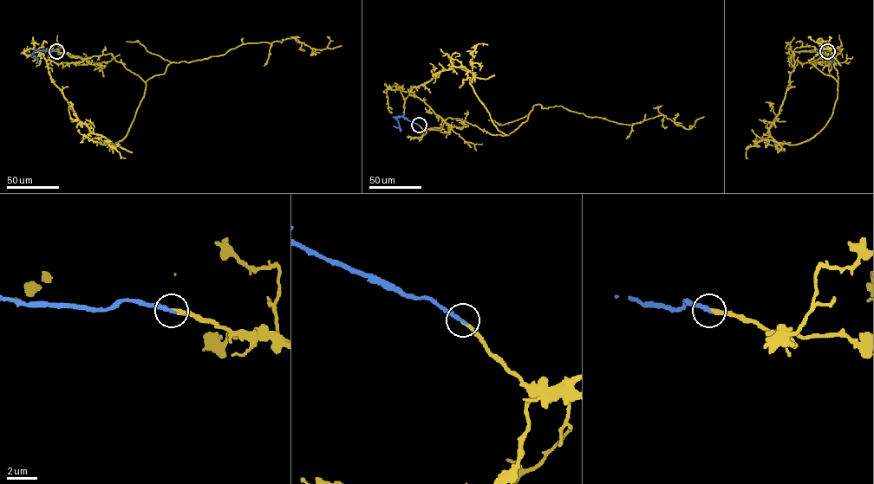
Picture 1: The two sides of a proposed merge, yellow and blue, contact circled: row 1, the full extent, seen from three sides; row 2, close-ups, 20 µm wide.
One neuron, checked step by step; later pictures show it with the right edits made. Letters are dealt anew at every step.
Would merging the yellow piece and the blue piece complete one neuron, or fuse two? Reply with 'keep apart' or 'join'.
join

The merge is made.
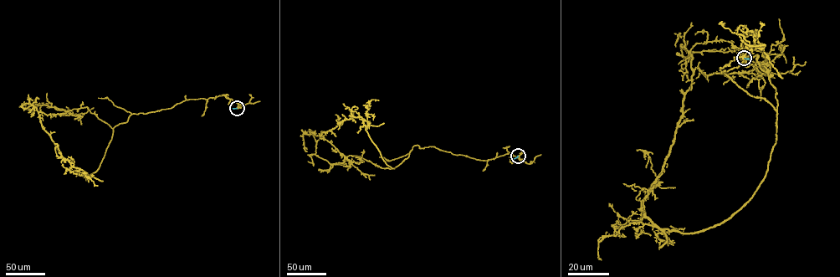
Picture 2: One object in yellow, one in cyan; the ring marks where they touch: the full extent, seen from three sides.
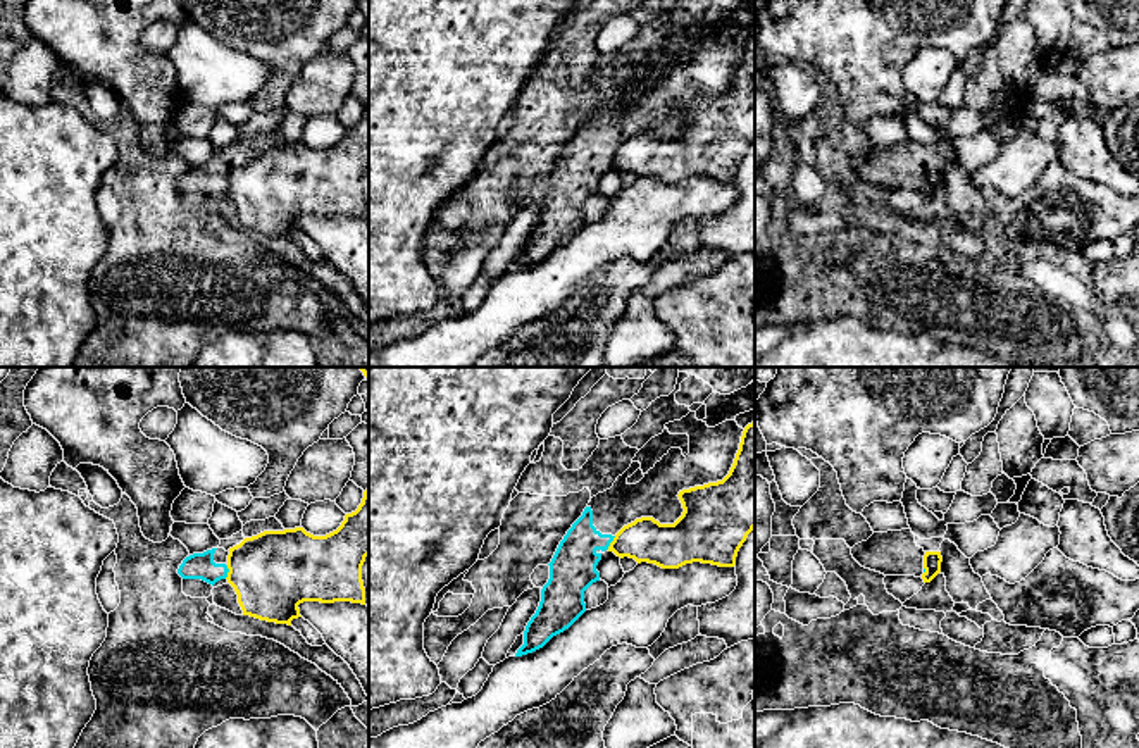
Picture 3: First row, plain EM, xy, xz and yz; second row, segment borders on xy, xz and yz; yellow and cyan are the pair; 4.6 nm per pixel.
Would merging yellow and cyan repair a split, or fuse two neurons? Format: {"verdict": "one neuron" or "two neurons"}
{"verdict": "two neurons"}

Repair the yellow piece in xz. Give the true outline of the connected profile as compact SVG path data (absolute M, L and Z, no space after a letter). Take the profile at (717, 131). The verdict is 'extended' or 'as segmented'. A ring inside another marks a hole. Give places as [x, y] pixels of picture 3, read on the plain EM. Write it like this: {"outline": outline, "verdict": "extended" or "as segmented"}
{"outline": "M755 34L744 41L734 78L722 95L682 103L677 110L684 126L674 138L660 138L653 131L636 133L615 148L608 165L662 183L693 176L734 181L739 162L755 143Z", "verdict": "as segmented"}

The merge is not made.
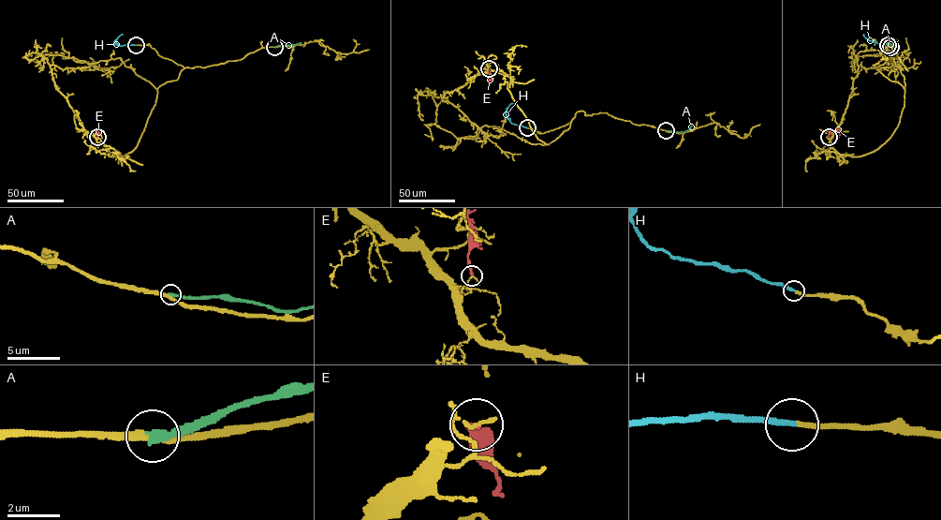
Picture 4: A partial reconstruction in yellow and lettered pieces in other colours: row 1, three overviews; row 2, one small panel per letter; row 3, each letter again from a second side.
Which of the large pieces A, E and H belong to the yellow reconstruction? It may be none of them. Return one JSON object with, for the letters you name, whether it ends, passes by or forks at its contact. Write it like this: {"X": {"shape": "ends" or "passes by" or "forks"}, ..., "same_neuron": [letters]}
{"H": {"shape": "ends"}, "same_neuron": ["H"]}

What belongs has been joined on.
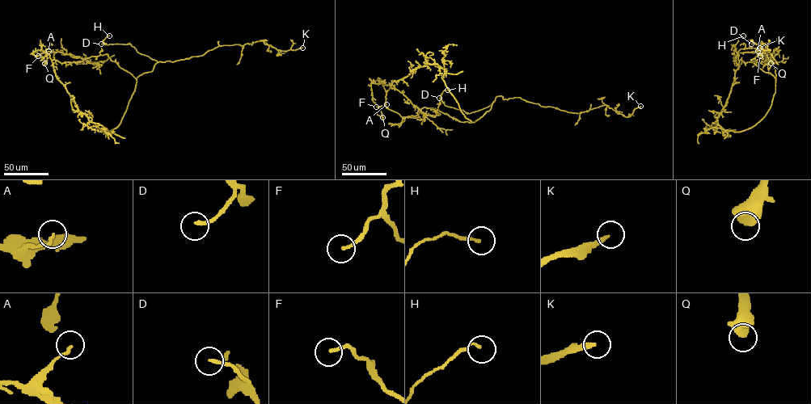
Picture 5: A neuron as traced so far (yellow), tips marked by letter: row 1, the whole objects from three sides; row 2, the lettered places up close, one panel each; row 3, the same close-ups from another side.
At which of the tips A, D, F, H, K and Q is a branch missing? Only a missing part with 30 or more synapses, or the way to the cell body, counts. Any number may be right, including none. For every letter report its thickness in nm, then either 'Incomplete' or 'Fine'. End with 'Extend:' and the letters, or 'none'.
A: Thickness 130 nm. Fine
D: Thickness 180 nm. Fine
F: Thickness 160 nm. Fine
H: Thickness 110 nm. Fine
K: Thickness 240 nm. Incomplete
Q: Thickness 600 nm. Fine
Extend: K

